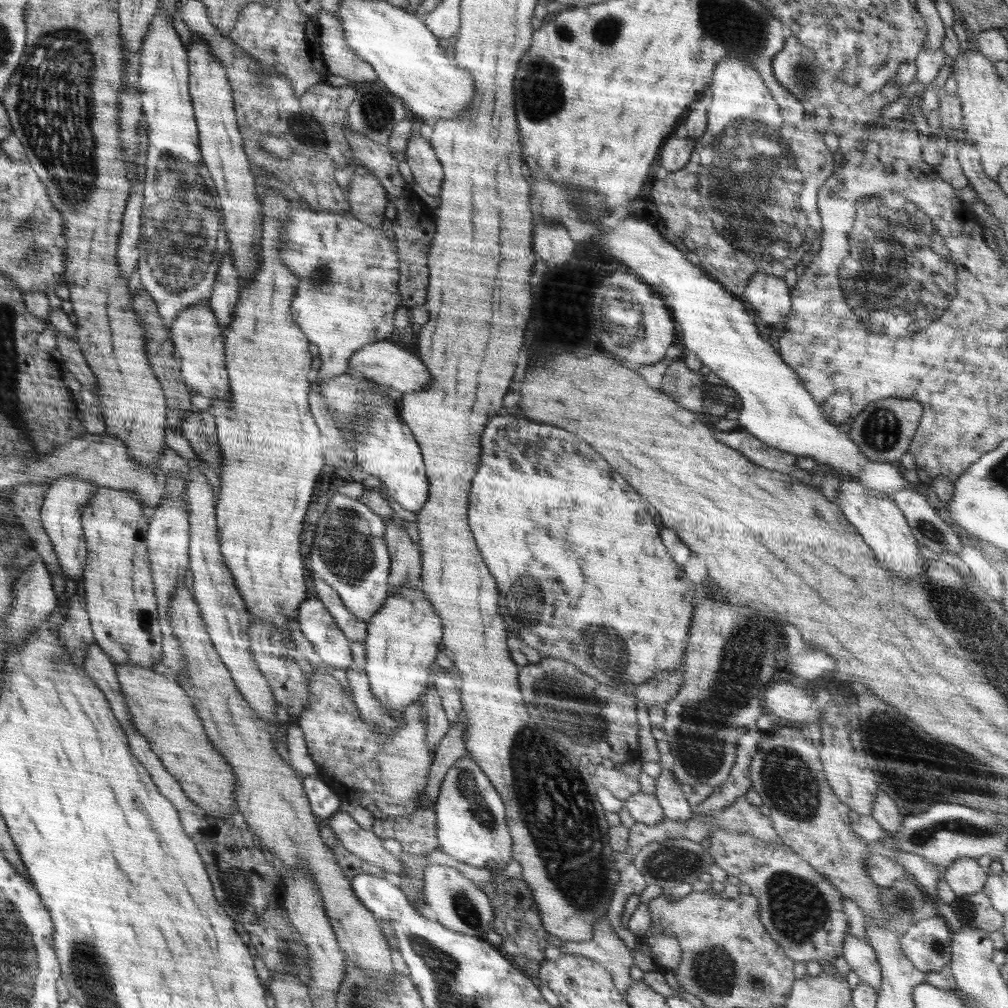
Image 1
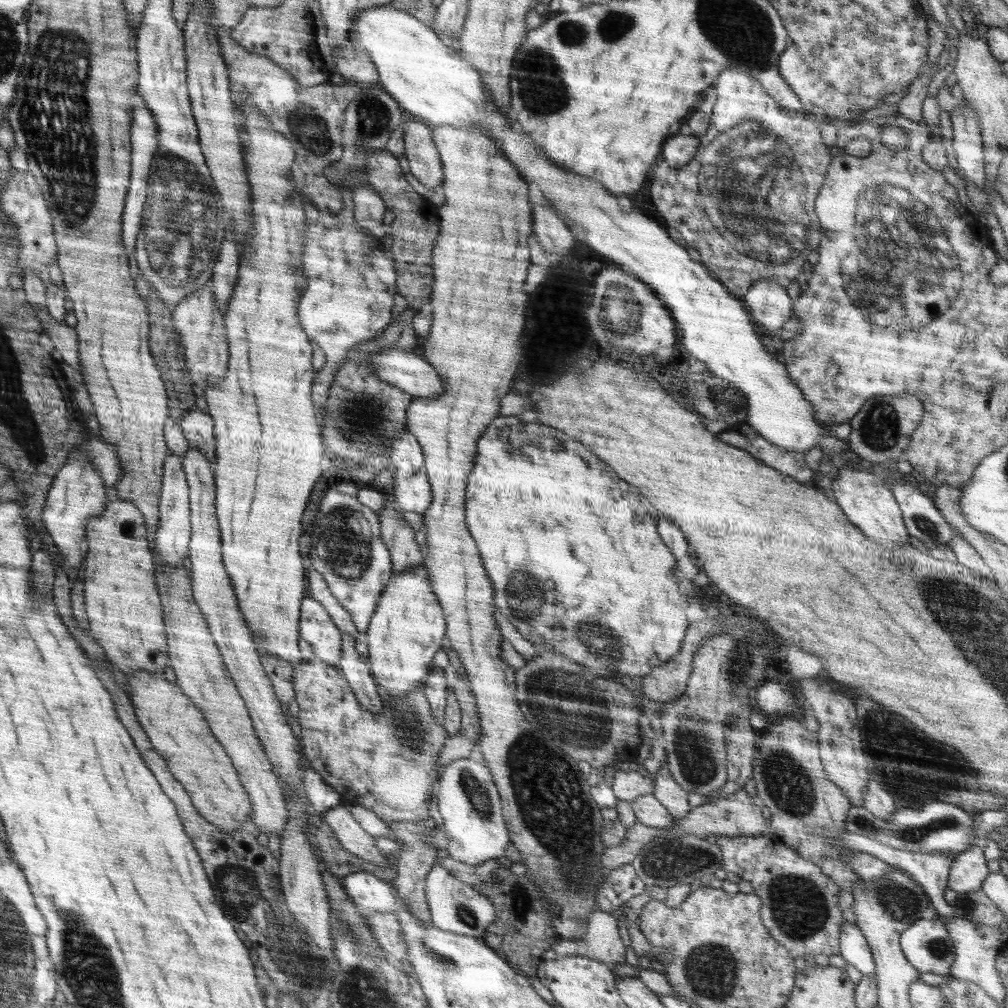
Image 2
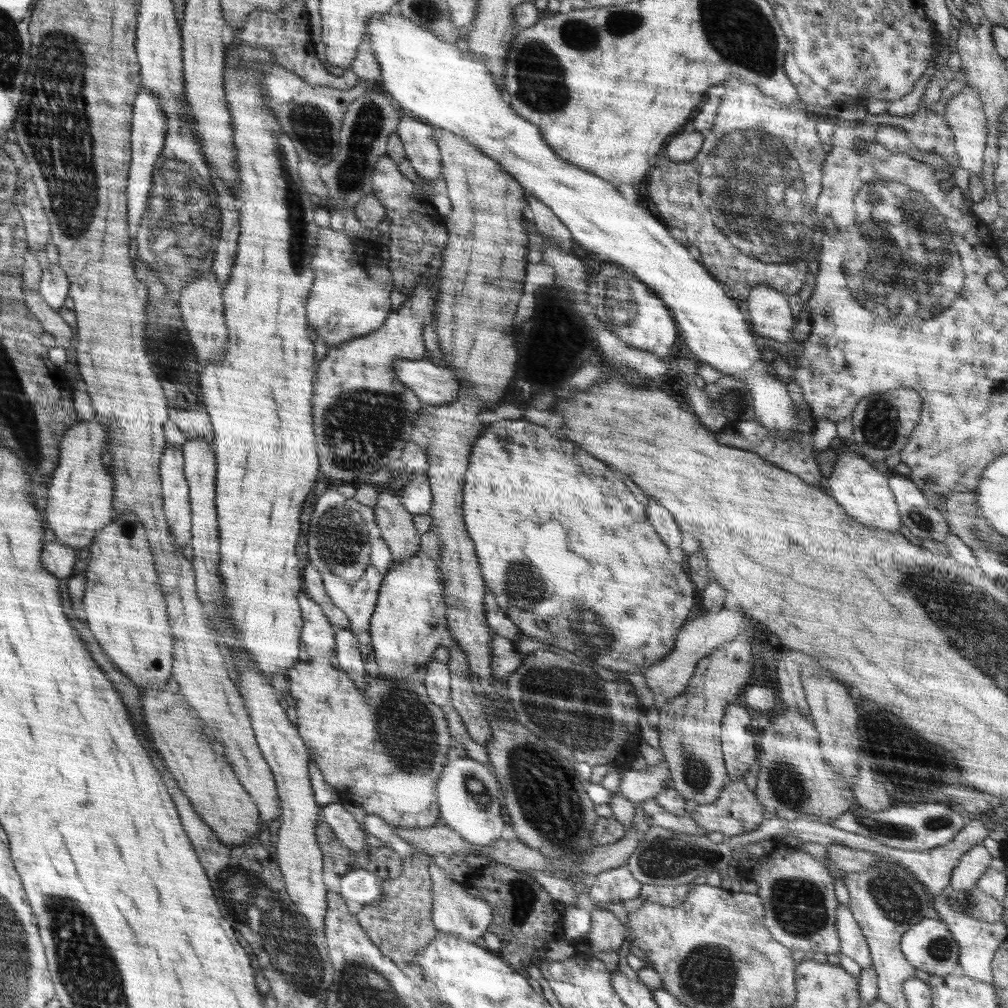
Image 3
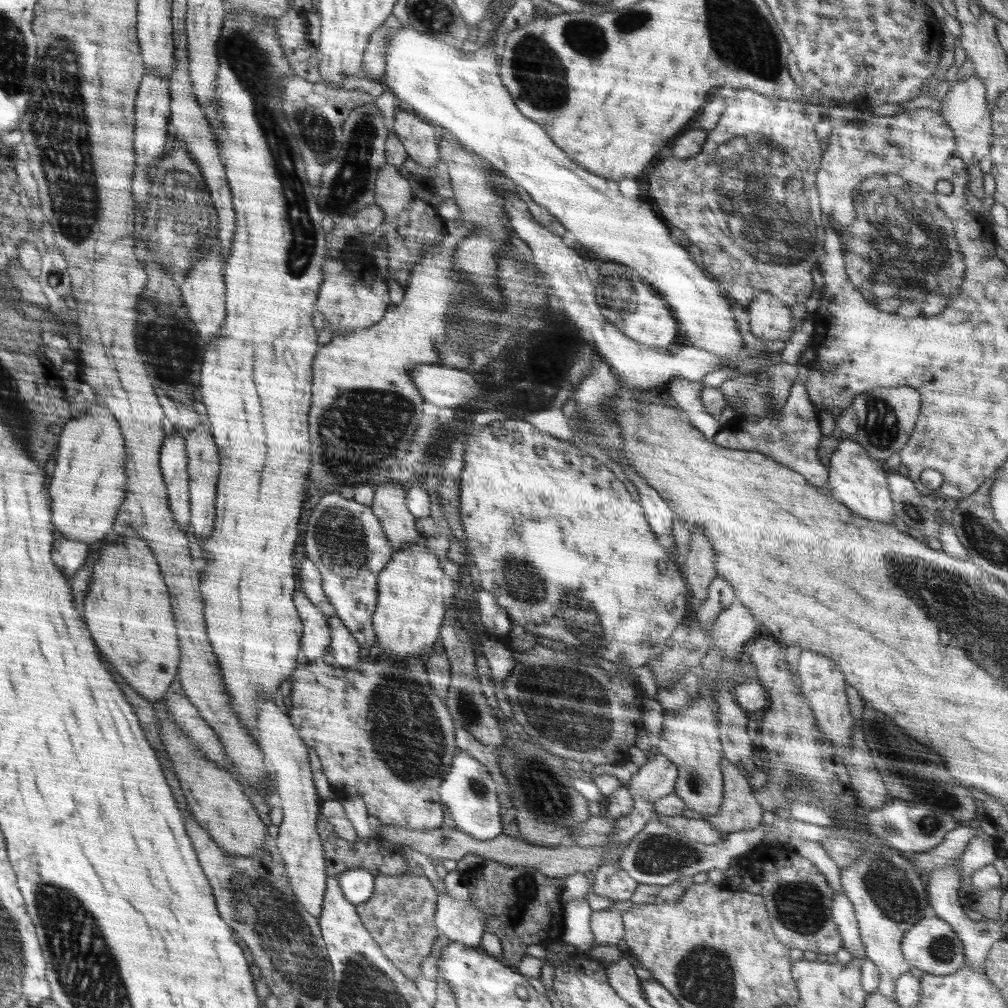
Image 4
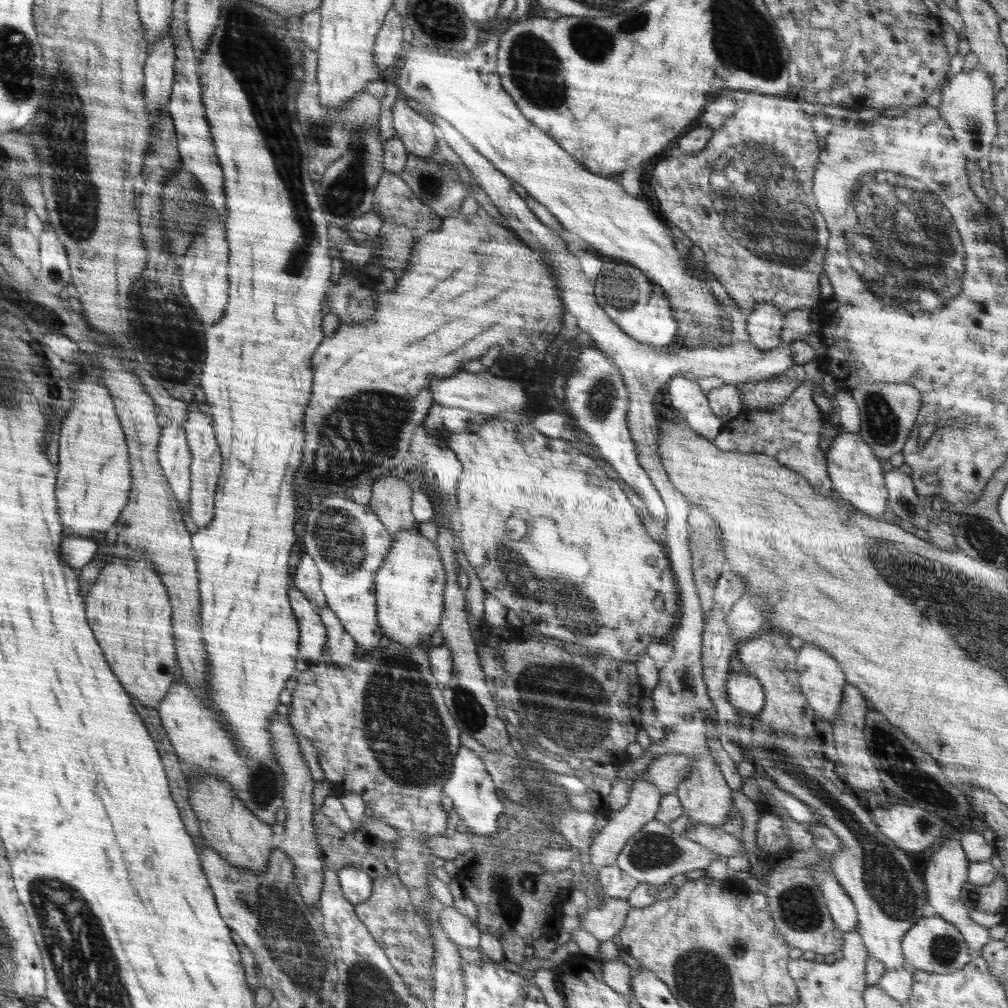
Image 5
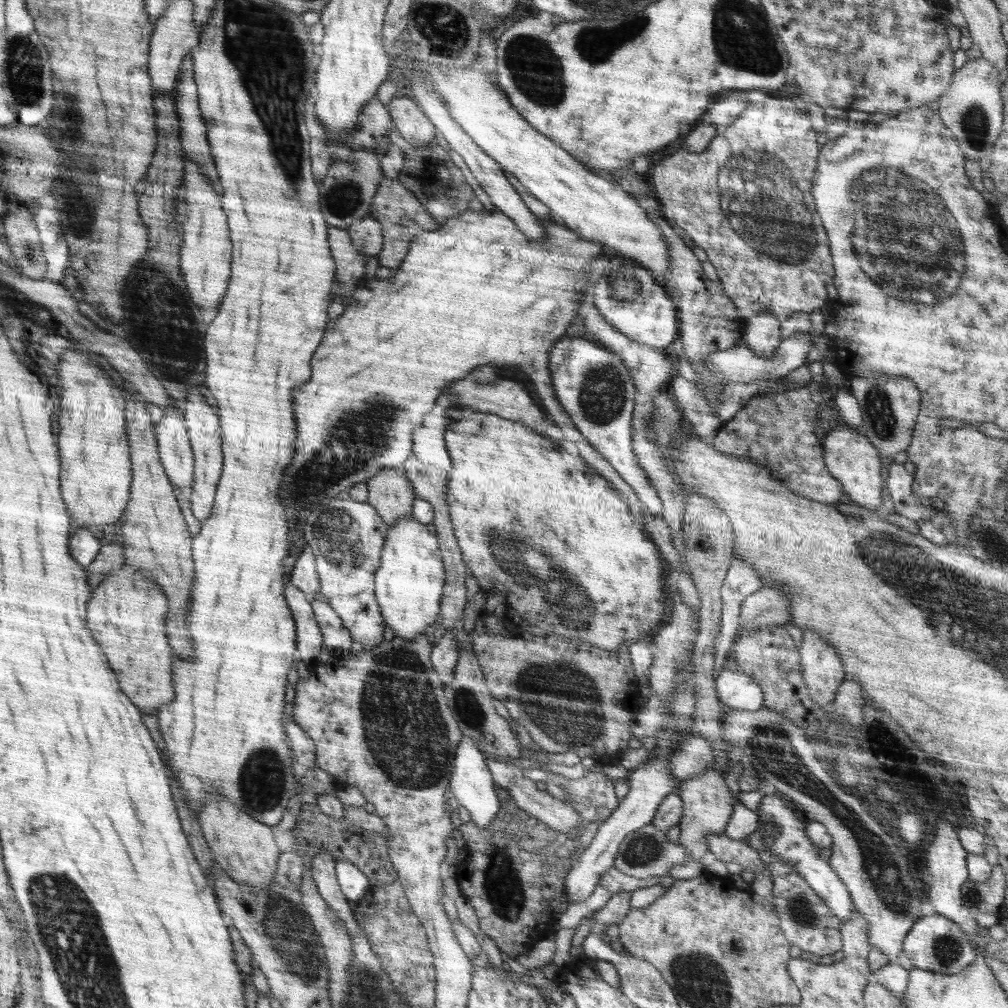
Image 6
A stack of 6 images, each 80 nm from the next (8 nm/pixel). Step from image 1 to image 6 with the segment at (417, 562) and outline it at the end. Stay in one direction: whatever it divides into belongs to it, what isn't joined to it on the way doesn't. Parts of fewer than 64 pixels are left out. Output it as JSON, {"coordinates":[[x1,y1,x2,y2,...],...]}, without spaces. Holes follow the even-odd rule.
{"coordinates":[[385,468,365,483,369,493,367,503,377,509,387,525,400,522,404,519,400,516,413,511,412,484,401,468]]}

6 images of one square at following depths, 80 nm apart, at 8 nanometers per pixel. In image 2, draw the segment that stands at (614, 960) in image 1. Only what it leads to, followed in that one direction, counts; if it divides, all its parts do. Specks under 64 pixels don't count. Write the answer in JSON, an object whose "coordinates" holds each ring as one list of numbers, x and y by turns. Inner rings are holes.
{"coordinates":[[600,909,589,914,583,939,562,940,551,948,557,959,574,955,587,956,603,962,611,970,616,964,626,963,618,917]]}

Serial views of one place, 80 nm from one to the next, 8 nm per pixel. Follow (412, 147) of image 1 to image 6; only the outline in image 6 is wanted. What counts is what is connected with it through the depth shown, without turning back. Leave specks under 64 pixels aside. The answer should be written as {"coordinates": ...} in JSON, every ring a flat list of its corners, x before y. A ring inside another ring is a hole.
{"coordinates":[[394,97,387,108,394,127,413,147,425,147,435,142,434,125,410,98]]}

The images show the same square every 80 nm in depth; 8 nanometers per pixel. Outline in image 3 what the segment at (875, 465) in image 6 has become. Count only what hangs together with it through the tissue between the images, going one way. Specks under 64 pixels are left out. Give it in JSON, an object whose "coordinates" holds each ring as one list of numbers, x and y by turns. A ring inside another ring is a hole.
{"coordinates":[[853,445,844,448,844,452,838,456,833,473,827,479,826,490,838,505,864,526,888,532,900,532,901,518,889,487,888,476,872,467,870,460,864,458]]}

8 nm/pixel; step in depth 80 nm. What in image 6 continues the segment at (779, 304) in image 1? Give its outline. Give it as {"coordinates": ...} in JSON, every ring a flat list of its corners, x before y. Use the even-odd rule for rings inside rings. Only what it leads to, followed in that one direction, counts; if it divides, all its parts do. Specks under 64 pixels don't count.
{"coordinates":[[762,312,744,320,744,343,756,356,772,358,781,345,781,323,772,313]]}

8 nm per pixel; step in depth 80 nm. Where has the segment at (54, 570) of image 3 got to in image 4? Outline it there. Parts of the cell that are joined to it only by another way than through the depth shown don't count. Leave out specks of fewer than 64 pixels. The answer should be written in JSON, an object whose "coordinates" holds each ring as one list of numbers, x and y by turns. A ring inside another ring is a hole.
{"coordinates":[[57,537,52,548,54,564,69,578,84,565,88,546,88,543]]}

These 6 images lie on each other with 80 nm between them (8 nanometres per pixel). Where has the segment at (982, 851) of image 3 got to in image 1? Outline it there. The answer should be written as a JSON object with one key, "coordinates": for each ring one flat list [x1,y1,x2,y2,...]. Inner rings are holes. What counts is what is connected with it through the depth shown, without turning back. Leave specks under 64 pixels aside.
{"coordinates":[[959,858,944,870,943,878,956,896,976,894,983,890,988,875,978,860]]}

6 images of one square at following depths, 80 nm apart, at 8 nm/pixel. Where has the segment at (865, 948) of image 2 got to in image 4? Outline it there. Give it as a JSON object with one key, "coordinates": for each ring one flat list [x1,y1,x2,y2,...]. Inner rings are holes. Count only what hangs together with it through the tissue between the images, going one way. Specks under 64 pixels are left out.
{"coordinates":[[834,891,831,896,831,915,837,931,842,938,842,947,852,956,860,957,862,962,867,959,865,948,860,939,859,926,855,910,850,899,840,891]]}

